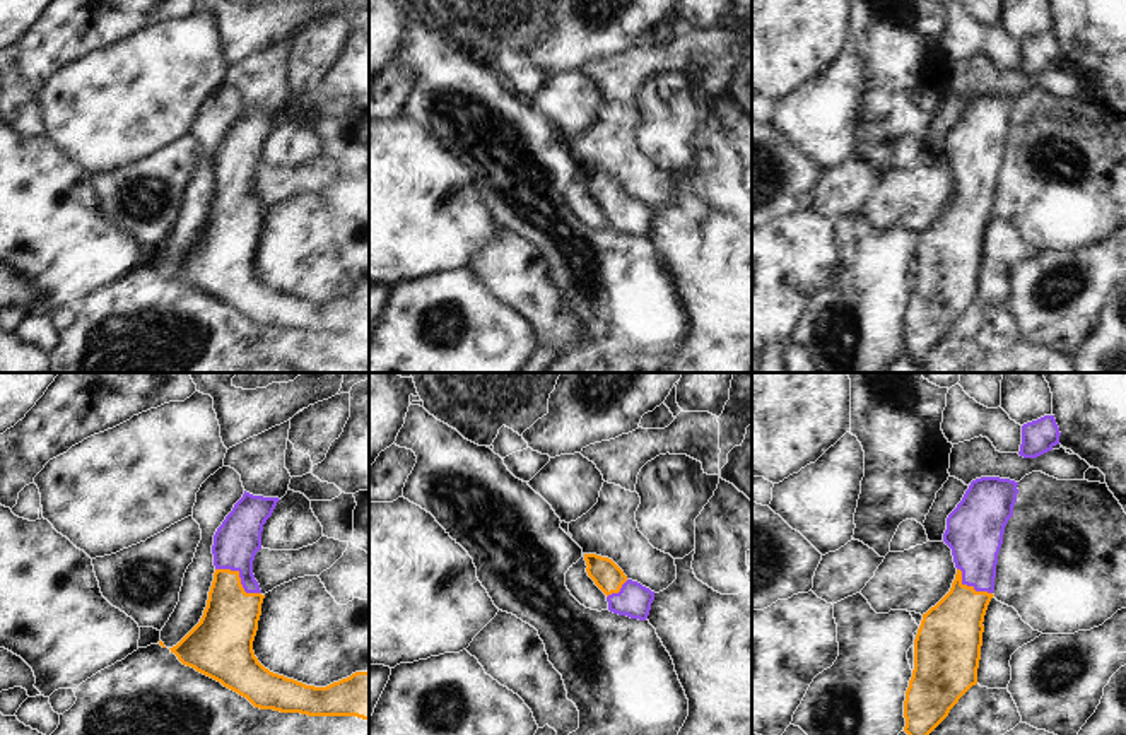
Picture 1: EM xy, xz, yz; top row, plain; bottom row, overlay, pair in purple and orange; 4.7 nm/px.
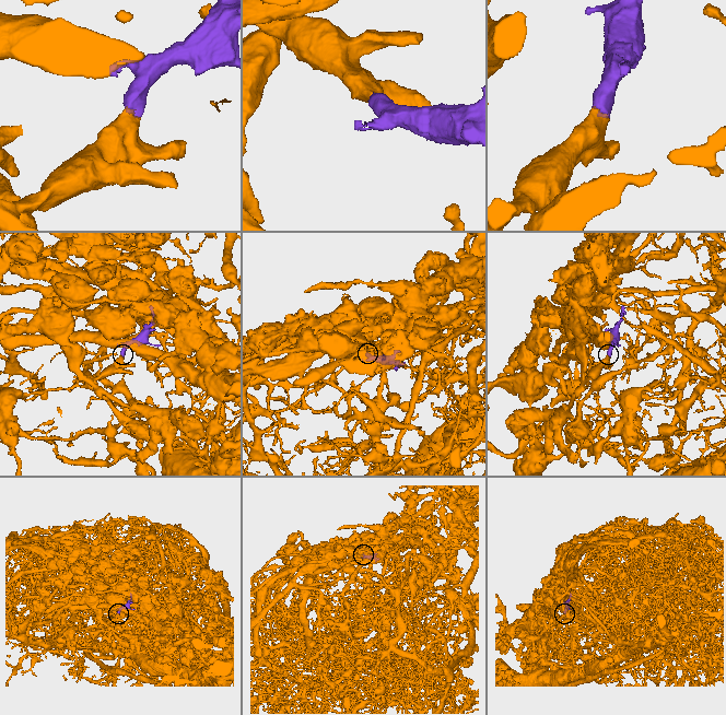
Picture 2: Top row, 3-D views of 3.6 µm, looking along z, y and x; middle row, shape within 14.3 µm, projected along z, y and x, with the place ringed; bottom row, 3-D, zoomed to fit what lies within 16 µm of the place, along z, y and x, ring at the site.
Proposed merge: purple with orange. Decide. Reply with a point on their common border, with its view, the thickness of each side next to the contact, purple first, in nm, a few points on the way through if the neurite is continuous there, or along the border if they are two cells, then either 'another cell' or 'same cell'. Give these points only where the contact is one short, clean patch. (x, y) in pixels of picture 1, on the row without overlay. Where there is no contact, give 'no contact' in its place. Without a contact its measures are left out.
xy (240, 194) | 220/260 nm | across xy (238, 156), (240, 194), (229, 240) | same cell

